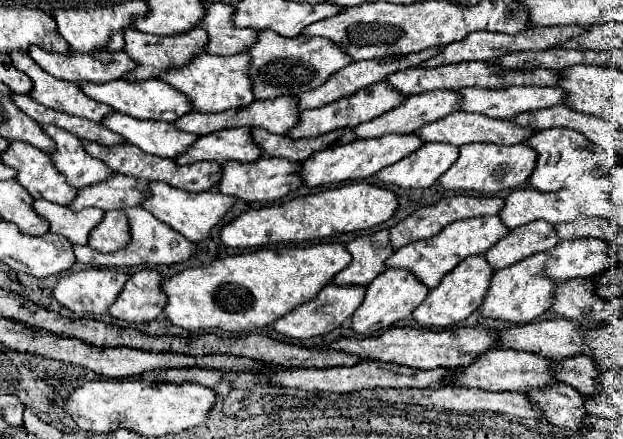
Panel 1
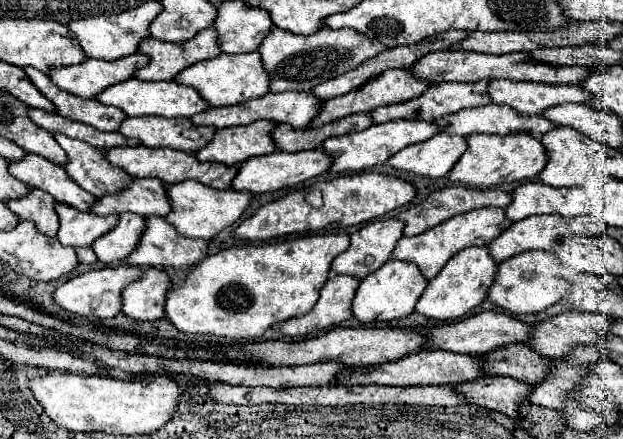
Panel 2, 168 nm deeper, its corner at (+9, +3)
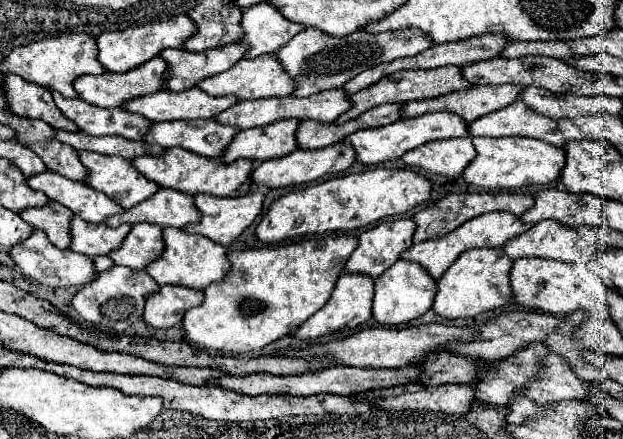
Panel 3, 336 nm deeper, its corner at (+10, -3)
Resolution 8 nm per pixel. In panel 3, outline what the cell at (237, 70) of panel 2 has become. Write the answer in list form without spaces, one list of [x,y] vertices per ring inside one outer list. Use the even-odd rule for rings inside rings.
[[[268,54],[268,56],[258,56],[254,60],[242,58],[226,72],[200,80],[196,86],[210,96],[236,96],[238,100],[256,100],[256,98],[272,98],[272,96],[290,96],[294,90],[294,80],[280,68],[280,62]]]

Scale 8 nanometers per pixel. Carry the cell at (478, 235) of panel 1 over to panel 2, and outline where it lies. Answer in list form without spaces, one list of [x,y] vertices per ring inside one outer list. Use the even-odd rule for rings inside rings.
[[[481,208],[481,210],[471,210],[467,214],[459,214],[439,226],[435,226],[433,230],[429,232],[423,232],[419,236],[413,236],[413,238],[407,238],[403,236],[395,250],[393,250],[393,258],[397,260],[407,260],[407,262],[413,262],[419,266],[421,274],[431,280],[439,274],[439,270],[447,264],[447,260],[457,254],[459,250],[467,248],[467,246],[487,246],[493,238],[501,236],[509,226],[513,224],[513,220],[507,220],[505,216],[505,210],[501,208]]]

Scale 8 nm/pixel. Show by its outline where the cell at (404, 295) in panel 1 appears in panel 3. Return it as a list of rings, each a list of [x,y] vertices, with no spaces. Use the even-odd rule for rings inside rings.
[[[398,260],[394,266],[390,266],[382,276],[374,280],[374,300],[372,300],[372,318],[380,326],[400,326],[408,324],[410,320],[422,316],[426,310],[430,310],[434,300],[436,282],[428,276],[428,272],[408,260]]]

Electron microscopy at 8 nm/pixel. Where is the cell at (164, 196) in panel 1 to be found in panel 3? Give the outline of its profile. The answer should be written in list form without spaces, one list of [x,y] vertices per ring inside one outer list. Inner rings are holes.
[[[258,190],[250,192],[246,196],[238,196],[238,198],[218,198],[218,196],[208,196],[208,194],[194,194],[194,204],[200,210],[200,222],[198,224],[188,224],[184,228],[184,232],[200,234],[200,236],[206,236],[206,238],[222,244],[222,246],[228,246],[262,212],[262,200],[264,200],[264,196]]]

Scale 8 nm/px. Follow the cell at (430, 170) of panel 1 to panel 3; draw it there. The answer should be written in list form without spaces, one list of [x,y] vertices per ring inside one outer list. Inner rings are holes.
[[[470,138],[434,140],[418,146],[402,156],[402,162],[412,170],[424,170],[440,176],[460,176],[462,170],[474,160],[476,150]]]

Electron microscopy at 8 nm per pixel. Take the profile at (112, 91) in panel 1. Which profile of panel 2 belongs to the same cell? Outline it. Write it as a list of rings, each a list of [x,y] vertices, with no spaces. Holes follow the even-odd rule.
[[[137,78],[125,80],[121,84],[109,86],[105,92],[101,92],[97,96],[99,102],[103,104],[111,104],[121,108],[127,116],[163,116],[163,118],[177,118],[177,116],[195,116],[199,112],[209,110],[209,104],[201,98],[201,94],[185,84],[177,84],[177,82],[141,82]]]

